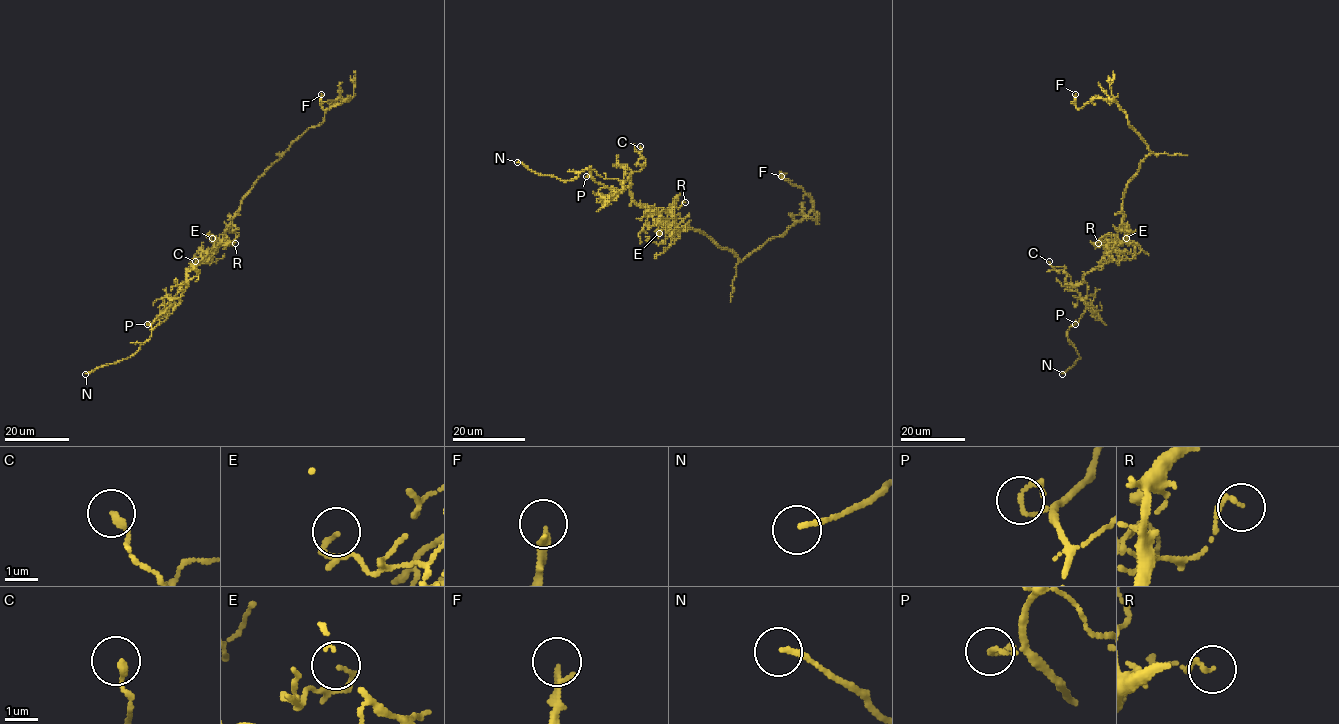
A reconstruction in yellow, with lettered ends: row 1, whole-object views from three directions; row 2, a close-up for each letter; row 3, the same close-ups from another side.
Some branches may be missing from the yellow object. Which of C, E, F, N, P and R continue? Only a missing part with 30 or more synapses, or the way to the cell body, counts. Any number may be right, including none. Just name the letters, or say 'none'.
N

